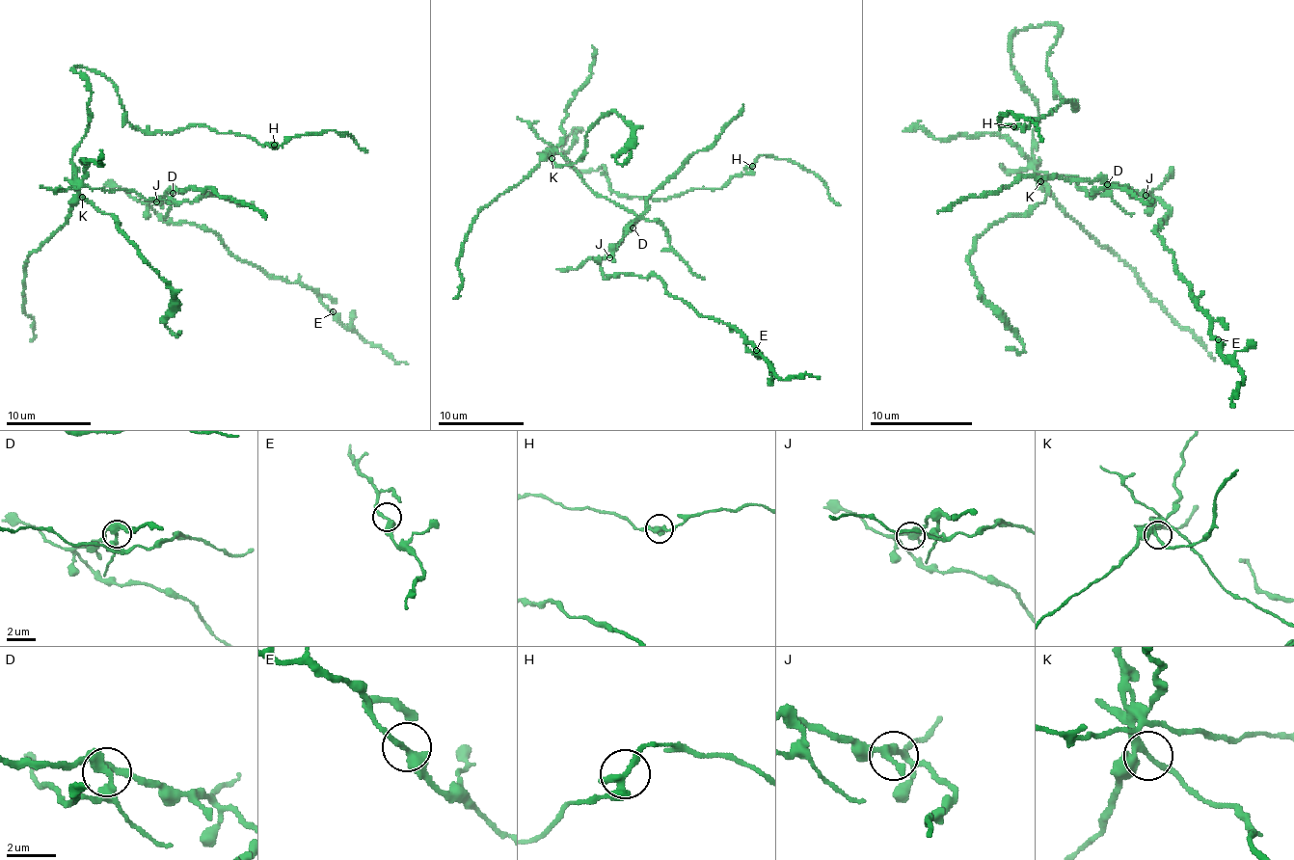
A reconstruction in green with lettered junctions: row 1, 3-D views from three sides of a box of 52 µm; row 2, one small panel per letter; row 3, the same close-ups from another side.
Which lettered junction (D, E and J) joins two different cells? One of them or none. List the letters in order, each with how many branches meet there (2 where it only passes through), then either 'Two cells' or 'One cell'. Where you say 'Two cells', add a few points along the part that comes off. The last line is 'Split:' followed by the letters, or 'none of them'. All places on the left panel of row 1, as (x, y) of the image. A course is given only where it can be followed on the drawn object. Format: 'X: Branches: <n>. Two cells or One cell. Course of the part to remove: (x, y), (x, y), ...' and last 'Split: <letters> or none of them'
D: Branches: 3. Two cells. Course of the part to remove: (173, 193), (76, 176), (91, 86), (70, 67), (103, 73), (145, 132), (336, 130), (367, 152)
E: Branches: 2. One cell
J: Branches: 3. One cell
Split: D

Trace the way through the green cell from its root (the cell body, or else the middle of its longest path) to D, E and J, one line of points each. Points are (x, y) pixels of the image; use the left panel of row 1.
D: (72, 172), (92, 189), (131, 189), (148, 200), (177, 203), (170, 197), (173, 193)
E: (72, 172), (92, 189), (176, 203), (167, 194), (148, 203), (165, 220), (206, 227), (333, 311)
J: (72, 172), (92, 189), (131, 189), (148, 200), (165, 200), (176, 203), (167, 194), (156, 201)

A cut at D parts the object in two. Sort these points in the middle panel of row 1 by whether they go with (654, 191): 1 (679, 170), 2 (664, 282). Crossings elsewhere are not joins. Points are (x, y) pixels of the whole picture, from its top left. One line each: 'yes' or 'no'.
1: yes
2: yes

